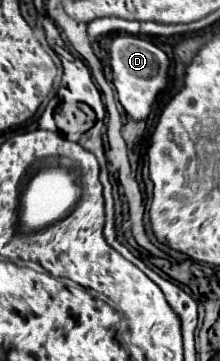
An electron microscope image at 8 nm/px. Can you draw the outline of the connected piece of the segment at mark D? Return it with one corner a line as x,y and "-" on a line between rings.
120,33
112,40
109,55
114,86
118,90
122,108
130,118
144,120
150,114
156,94
166,86
166,72
170,64
168,56
144,37
128,33

